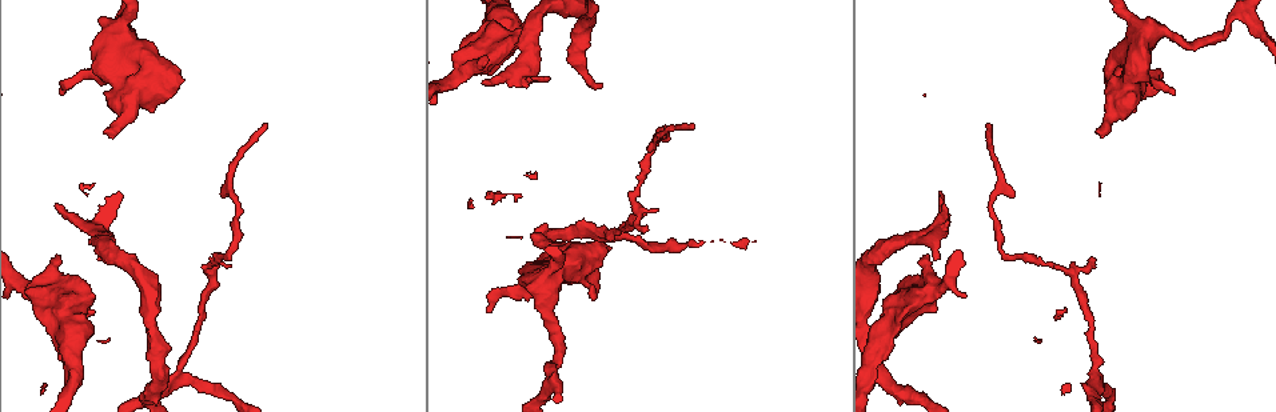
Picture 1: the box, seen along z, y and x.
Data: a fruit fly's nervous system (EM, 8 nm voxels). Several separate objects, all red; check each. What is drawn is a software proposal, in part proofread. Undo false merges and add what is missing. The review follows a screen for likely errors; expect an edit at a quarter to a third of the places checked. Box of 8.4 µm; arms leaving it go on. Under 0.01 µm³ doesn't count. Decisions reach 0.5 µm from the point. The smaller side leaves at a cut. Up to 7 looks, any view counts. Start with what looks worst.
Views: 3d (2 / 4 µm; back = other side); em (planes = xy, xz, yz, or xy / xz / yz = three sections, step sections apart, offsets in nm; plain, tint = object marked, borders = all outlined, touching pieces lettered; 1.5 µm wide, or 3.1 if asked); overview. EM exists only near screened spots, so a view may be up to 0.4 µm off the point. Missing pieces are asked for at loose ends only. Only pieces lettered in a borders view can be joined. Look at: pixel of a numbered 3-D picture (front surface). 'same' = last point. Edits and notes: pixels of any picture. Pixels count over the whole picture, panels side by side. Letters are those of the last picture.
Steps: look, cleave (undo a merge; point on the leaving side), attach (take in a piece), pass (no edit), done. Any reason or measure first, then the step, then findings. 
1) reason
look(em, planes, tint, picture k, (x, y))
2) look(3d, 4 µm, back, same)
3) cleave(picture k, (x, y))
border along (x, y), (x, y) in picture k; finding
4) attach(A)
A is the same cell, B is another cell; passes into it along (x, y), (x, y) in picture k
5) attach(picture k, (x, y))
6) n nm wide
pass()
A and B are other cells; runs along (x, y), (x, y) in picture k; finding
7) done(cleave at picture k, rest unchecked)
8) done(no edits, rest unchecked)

free end
look(3d, 4 µm, picture 1, (945, 205))

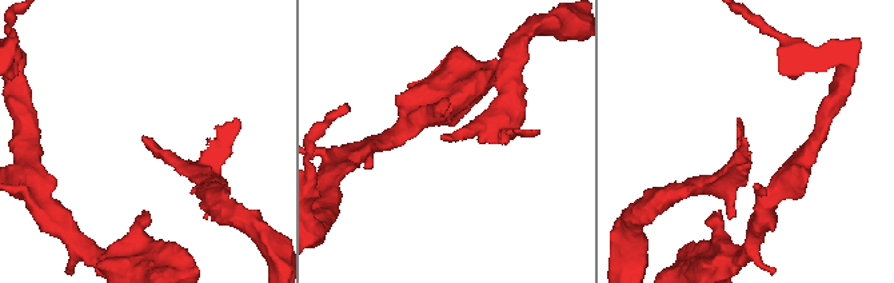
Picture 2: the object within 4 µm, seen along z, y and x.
need the tissue
look(em, planes, borders, picture 2, (443, 137))

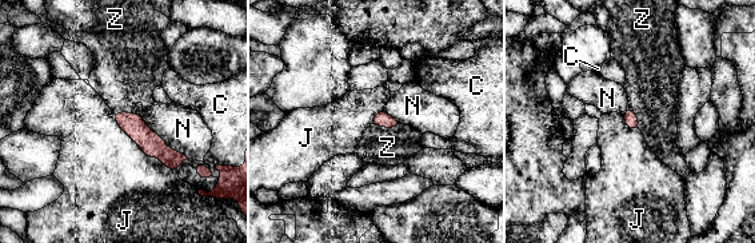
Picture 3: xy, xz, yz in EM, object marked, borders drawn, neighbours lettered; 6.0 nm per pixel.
attach(Z)
Z is the same cell, C, J and N are other cells; passes into it along (382, 119), (387, 127), (387, 147) in picture 3; the neuron continues

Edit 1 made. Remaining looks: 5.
tapers out
look(3d, 4 µm, picture 1, (63, 93))

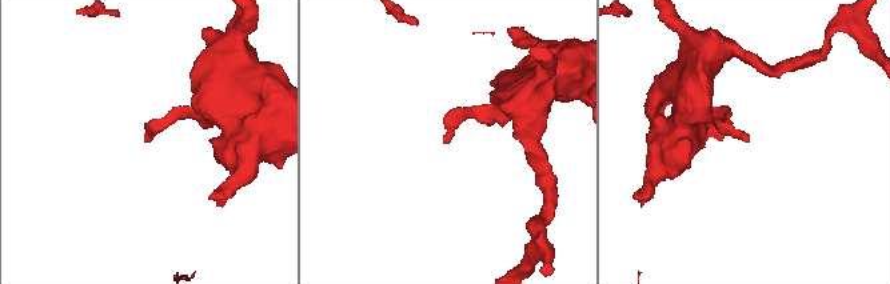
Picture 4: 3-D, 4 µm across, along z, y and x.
need the tissue
look(em, planes, borders, picture 4, (448, 143))

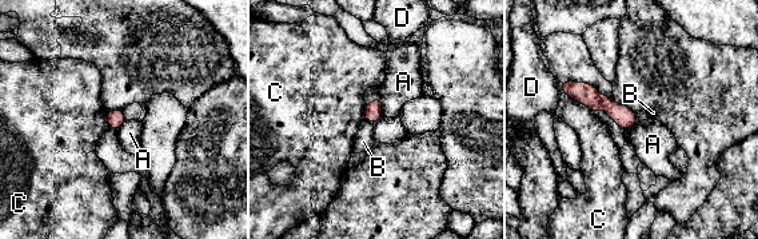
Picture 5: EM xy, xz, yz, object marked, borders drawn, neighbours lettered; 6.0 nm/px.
pass()
A, B, C and D are other cells; border along (379, 96), (382, 116) in picture 5; no lettered piece goes on from it

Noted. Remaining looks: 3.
a fork
look(em, planes, plain, picture 1, (1095, 378))

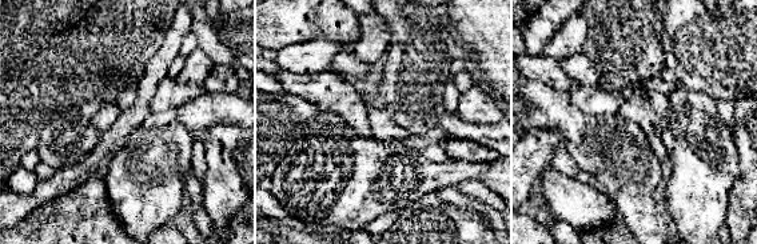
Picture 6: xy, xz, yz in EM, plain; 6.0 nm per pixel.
see the neighbours
look(em, planes, borders, same)

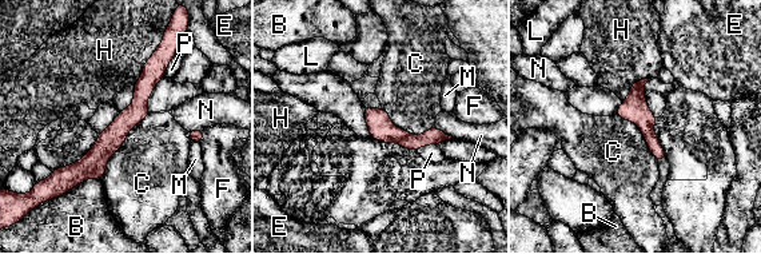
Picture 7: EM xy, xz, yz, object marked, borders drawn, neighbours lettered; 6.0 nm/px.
pass()
B, C, E, F, H, L, M, N and P are other cells; runs along (166, 58), (138, 108), (70, 183) in picture 7; all the same neuron

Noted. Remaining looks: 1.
done(attach at picture 3, rest unchecked)

